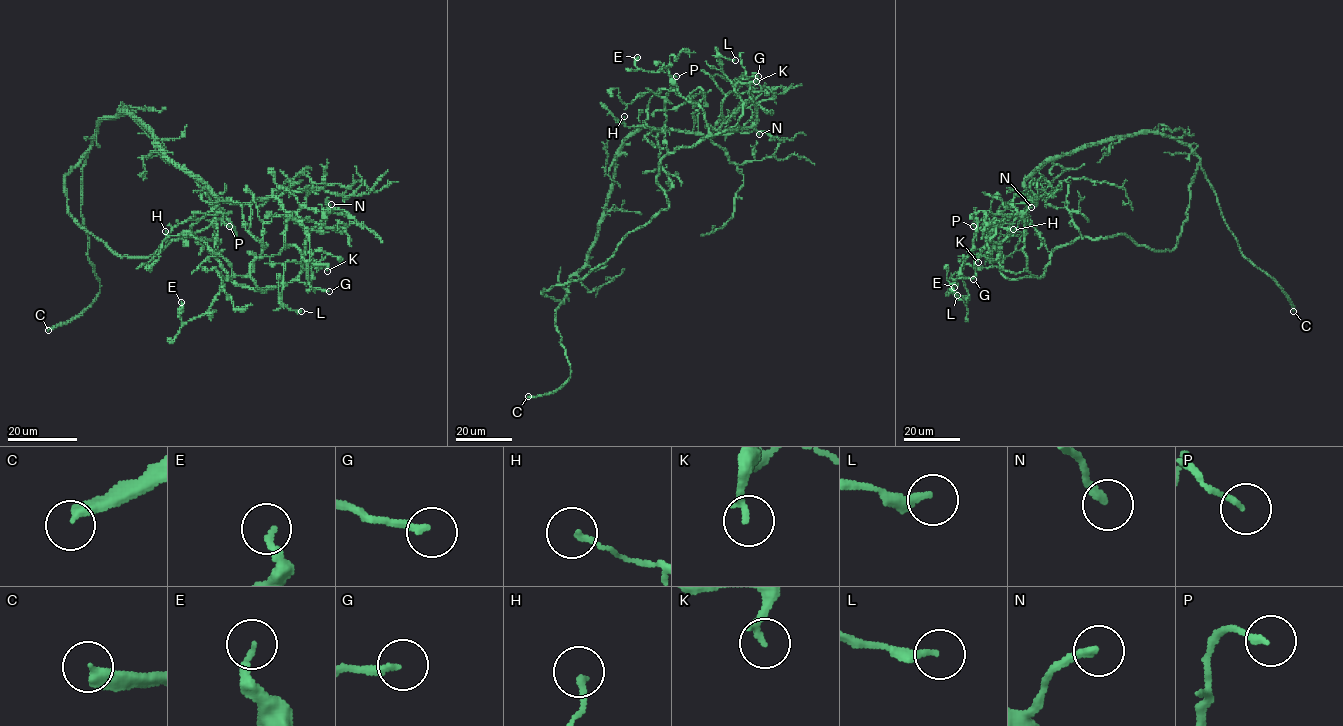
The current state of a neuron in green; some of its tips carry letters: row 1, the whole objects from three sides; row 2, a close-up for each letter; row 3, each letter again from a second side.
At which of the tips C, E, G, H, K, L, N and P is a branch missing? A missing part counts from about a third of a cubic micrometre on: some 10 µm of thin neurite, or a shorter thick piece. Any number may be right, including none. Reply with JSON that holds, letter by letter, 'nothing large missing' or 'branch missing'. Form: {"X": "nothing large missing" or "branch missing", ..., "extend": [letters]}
{"C": "branch missing", "E": "nothing large missing", "G": "nothing large missing", "H": "nothing large missing", "K": "nothing large missing", "L": "nothing large missing", "N": "branch missing", "P": "nothing large missing", "extend": ["C", "N"]}

